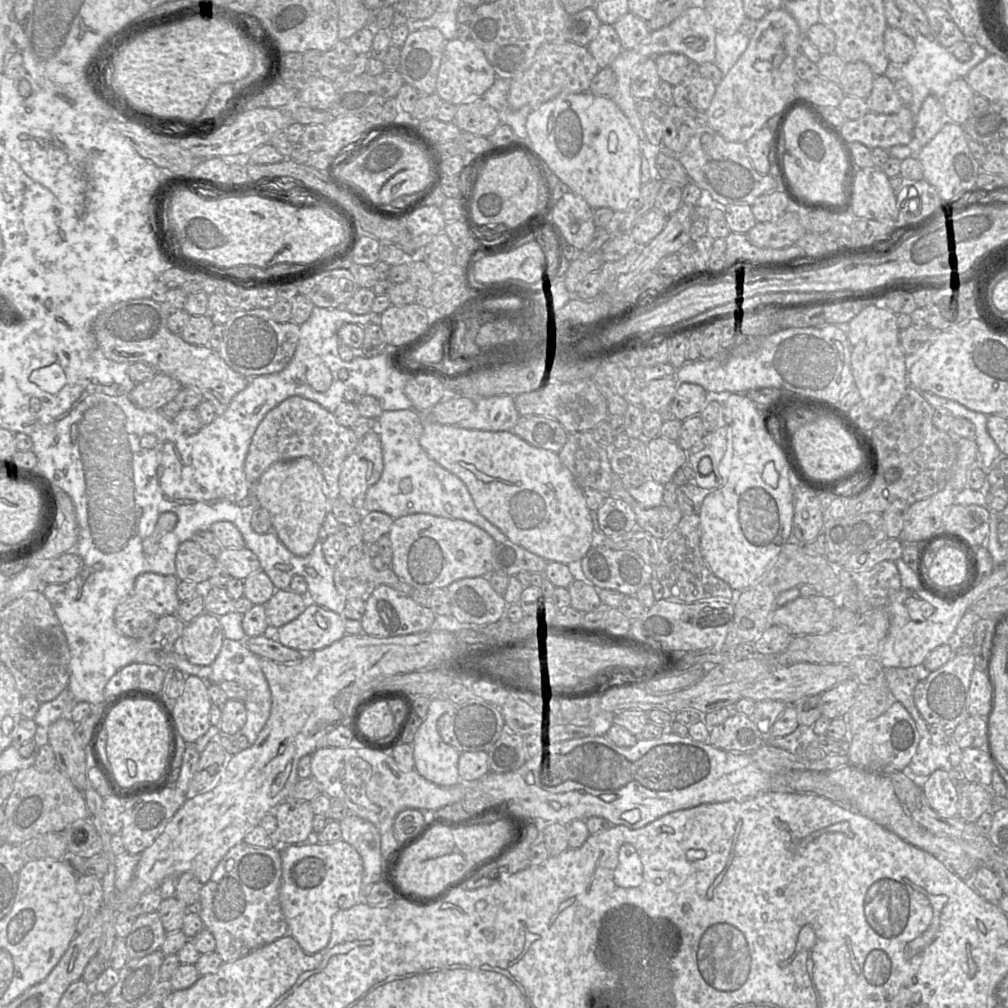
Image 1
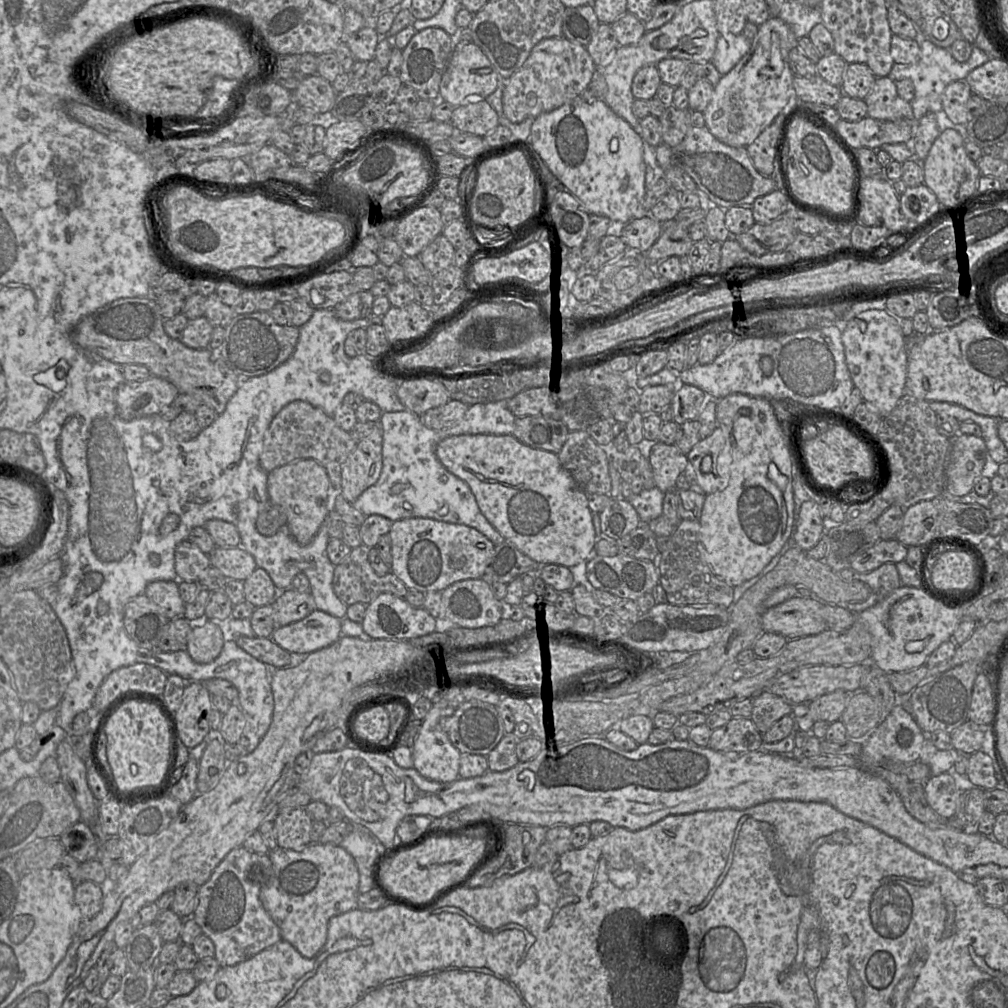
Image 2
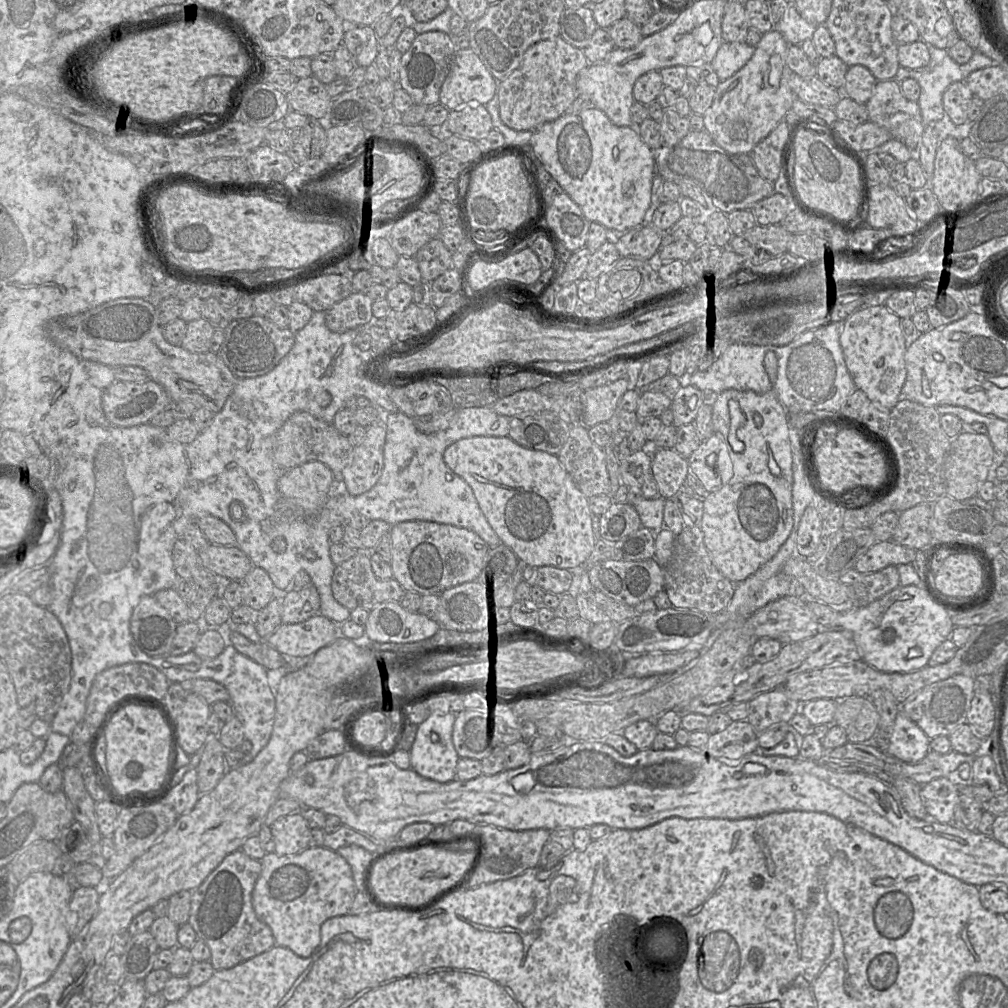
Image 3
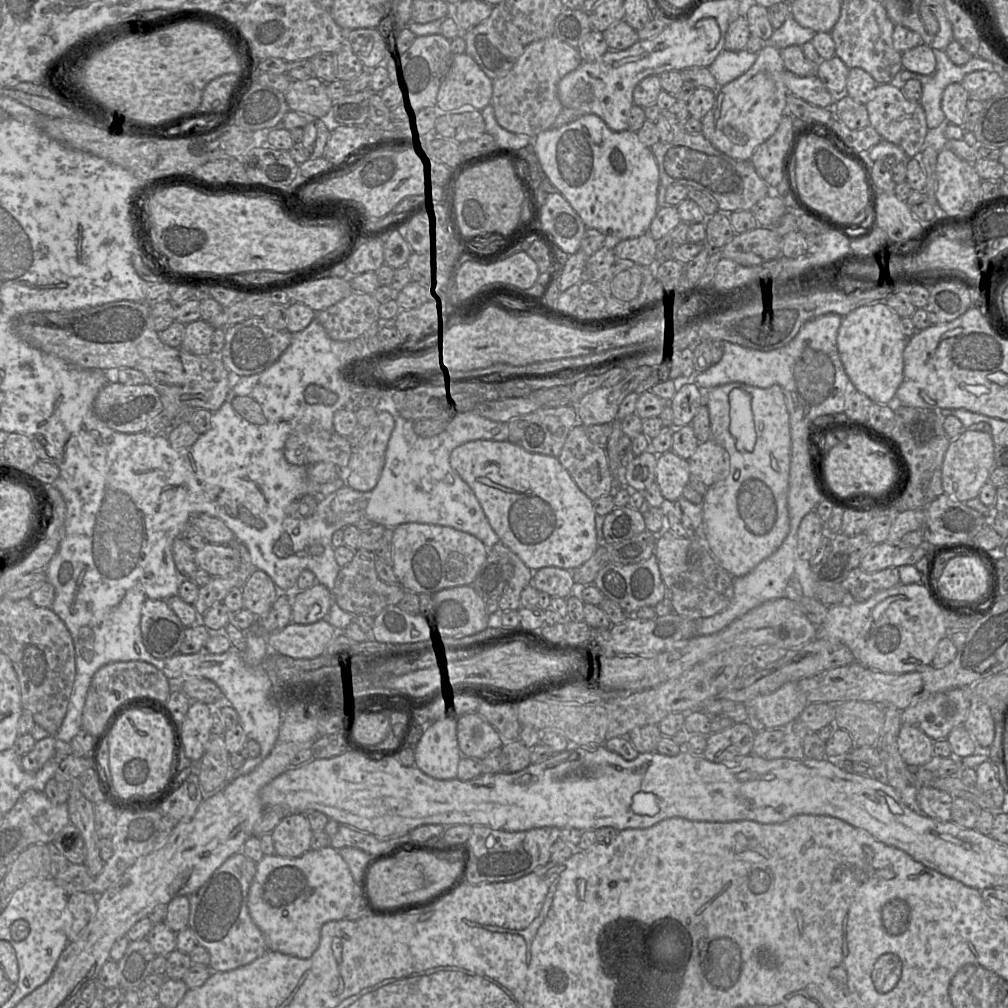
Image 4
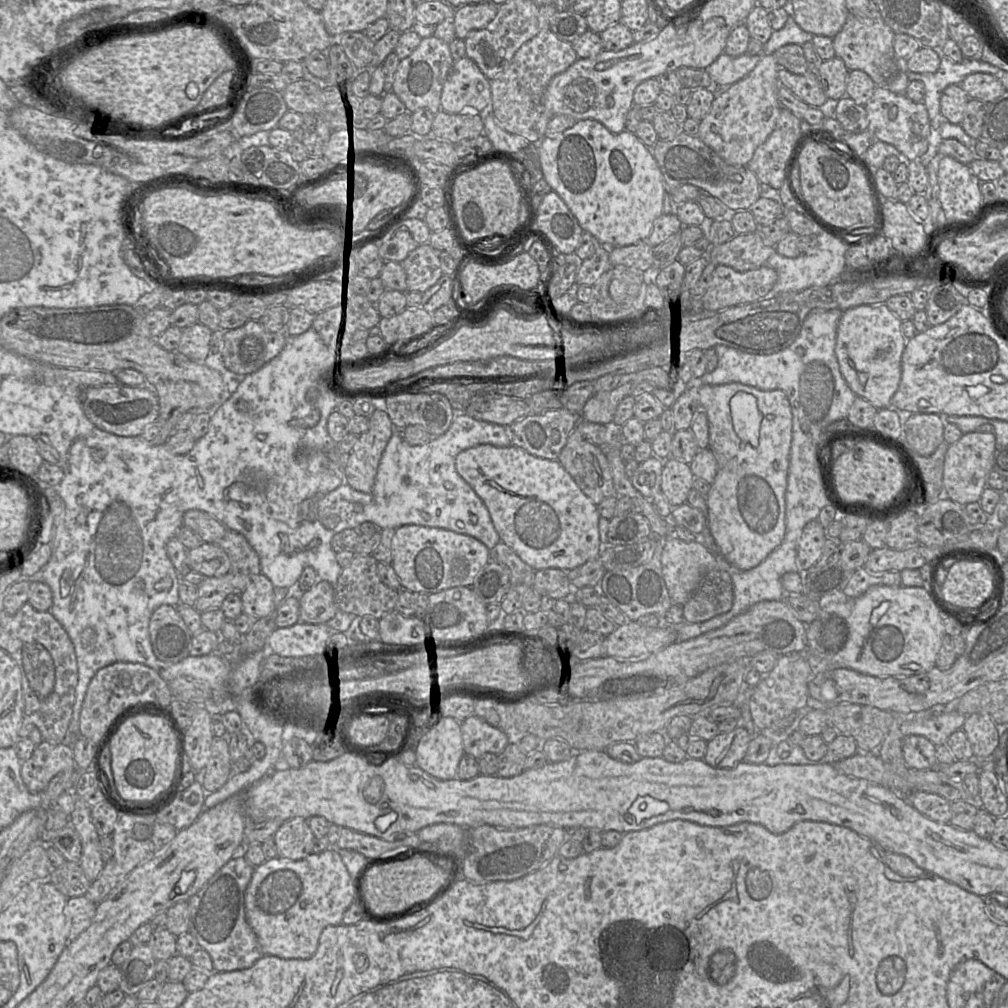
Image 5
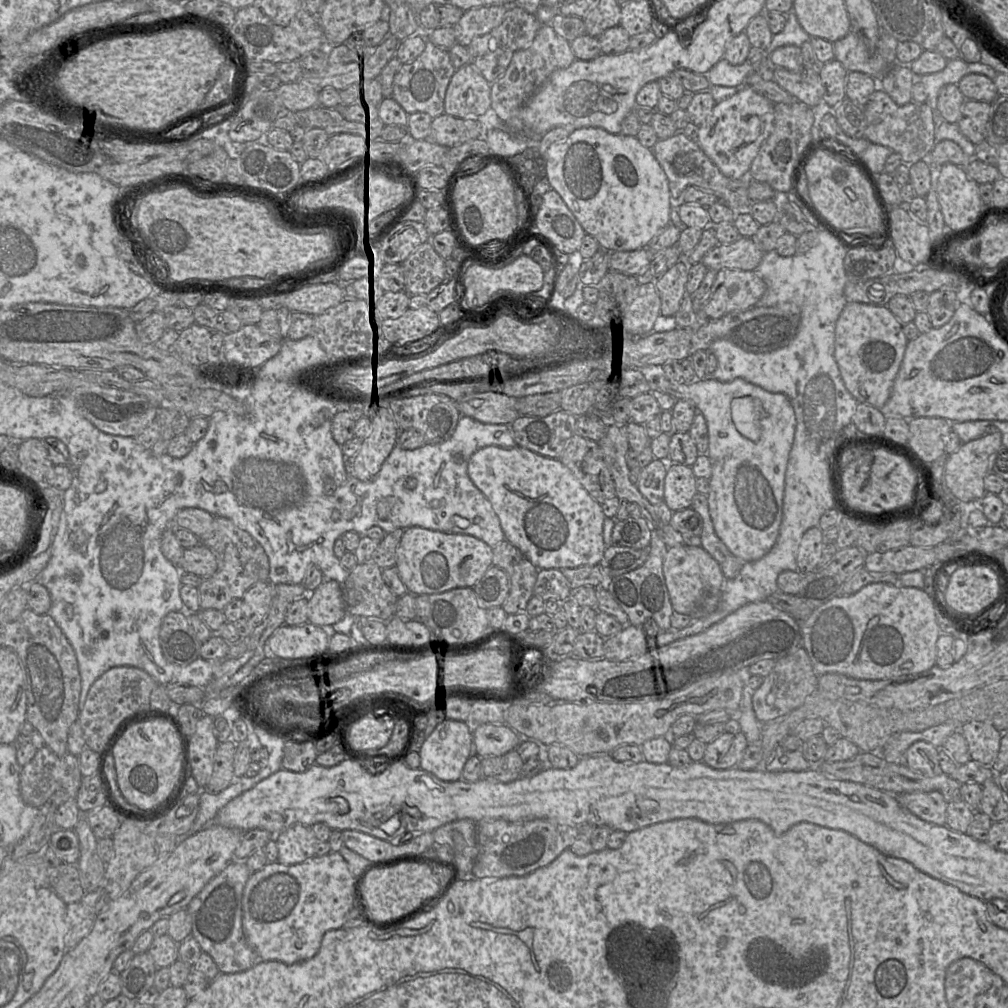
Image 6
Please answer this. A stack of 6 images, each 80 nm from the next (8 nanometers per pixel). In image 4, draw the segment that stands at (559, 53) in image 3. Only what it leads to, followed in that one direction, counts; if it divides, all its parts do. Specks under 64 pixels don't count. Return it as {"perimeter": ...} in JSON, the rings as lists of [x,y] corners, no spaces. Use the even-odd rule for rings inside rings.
{"perimeter":[[[554,35],[527,45],[510,72],[493,82],[491,105],[497,123],[509,132],[531,138],[552,128],[563,109],[557,94],[558,83],[582,63],[578,49]]]}

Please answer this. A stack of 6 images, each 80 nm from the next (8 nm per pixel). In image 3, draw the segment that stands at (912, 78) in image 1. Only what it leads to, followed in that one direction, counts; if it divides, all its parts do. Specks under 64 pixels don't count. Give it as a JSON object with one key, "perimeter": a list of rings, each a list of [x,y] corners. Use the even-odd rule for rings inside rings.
{"perimeter":[[[929,45],[930,62],[925,67],[917,69],[909,69],[904,67],[899,67],[894,79],[897,82],[902,82],[906,78],[915,79],[920,86],[920,96],[917,101],[921,116],[925,126],[931,122],[937,122],[945,116],[945,110],[943,107],[943,94],[945,90],[954,82],[965,81],[966,78],[978,69],[989,67],[997,64],[993,59],[981,53],[980,51],[975,51],[971,59],[964,64],[957,63],[948,53],[948,49],[937,48],[934,45]]]}

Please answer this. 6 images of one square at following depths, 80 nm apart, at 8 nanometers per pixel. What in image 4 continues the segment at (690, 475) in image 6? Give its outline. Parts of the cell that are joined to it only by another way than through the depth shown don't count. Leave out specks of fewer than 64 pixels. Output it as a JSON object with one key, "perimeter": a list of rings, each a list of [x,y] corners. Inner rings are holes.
{"perimeter":[[[672,450],[658,455],[656,482],[665,500],[675,502],[682,496],[683,488],[688,484],[690,469],[687,460]]]}

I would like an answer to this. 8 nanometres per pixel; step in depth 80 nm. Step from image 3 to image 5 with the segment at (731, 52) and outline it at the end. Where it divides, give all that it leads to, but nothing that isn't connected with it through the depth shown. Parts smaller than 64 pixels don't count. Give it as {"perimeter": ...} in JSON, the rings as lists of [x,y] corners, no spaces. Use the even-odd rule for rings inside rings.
{"perimeter":[[[723,52],[705,69],[713,85],[732,85],[748,75],[761,56],[744,53],[733,57]]]}

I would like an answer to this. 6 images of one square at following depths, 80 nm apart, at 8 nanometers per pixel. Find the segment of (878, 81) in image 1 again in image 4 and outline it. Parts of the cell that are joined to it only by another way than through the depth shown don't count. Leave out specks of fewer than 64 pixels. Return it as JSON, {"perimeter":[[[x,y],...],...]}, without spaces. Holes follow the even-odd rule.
{"perimeter":[[[890,82],[877,84],[871,99],[865,104],[869,124],[880,134],[882,139],[899,146],[908,158],[918,157],[924,149],[928,131],[923,107],[917,101],[907,99],[901,84]]]}

